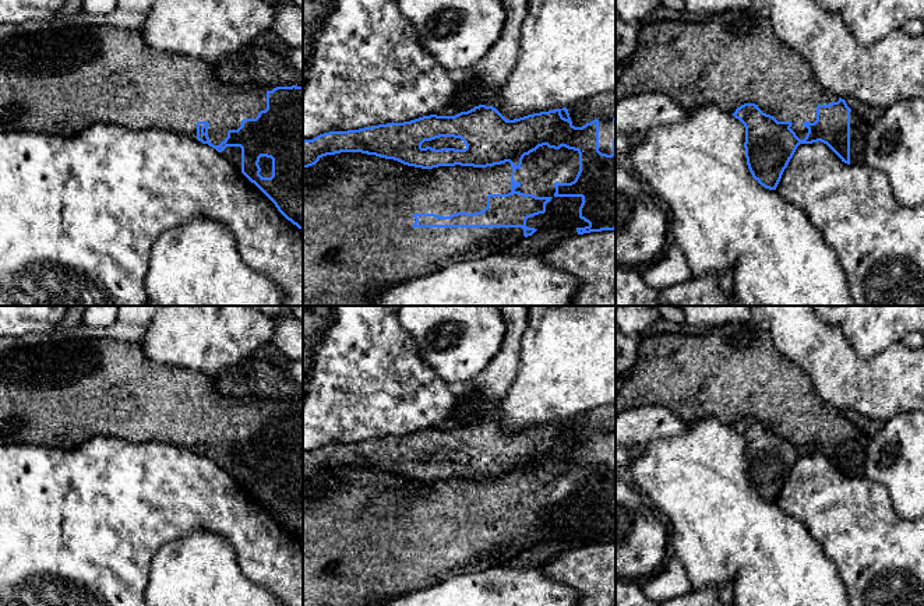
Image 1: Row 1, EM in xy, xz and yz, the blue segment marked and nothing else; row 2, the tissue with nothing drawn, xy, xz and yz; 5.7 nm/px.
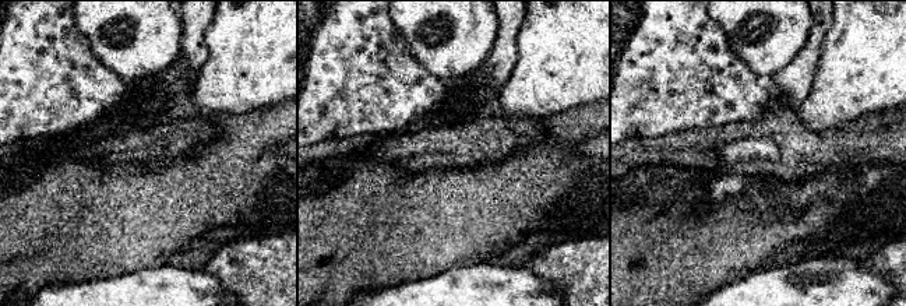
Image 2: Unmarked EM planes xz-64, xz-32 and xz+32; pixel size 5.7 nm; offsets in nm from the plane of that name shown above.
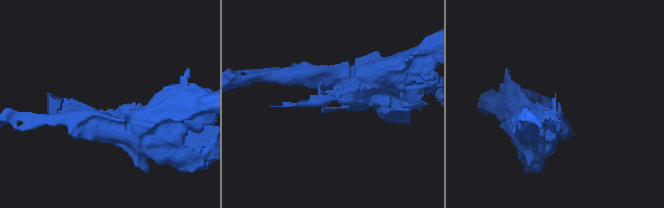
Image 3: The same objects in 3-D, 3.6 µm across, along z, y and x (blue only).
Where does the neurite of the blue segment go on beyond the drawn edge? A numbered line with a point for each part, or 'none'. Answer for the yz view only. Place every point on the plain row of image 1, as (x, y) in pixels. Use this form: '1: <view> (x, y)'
none

